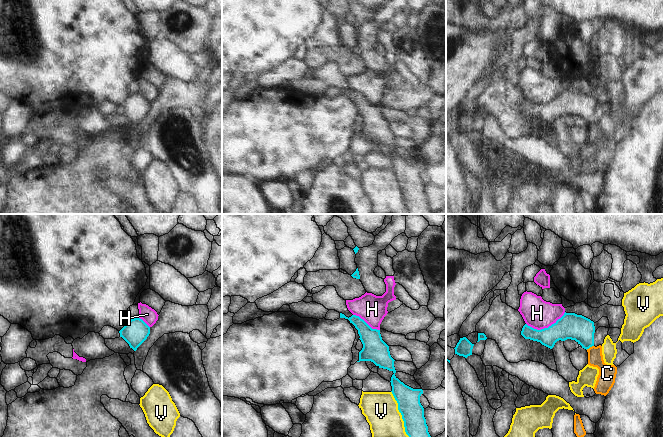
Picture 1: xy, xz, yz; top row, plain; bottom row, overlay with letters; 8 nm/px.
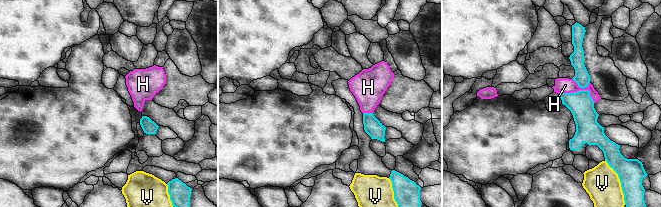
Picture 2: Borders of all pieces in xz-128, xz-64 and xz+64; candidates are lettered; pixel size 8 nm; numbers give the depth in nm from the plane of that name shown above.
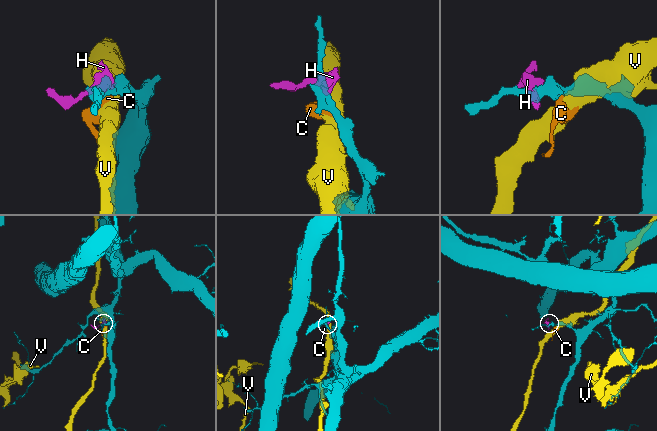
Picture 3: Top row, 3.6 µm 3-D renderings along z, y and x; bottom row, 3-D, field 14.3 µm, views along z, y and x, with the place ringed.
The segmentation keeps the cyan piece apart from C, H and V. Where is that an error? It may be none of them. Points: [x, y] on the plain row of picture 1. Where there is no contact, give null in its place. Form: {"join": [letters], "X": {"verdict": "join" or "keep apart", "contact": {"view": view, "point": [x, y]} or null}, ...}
{"join": [], "C": {"verdict": "keep apart", "contact": {"view": "yz", "point": [589, 123]}}, "H": {"verdict": "keep apart", "contact": {"view": "yz", "point": [545, 104]}}, "V": {"verdict": "keep apart", "contact": {"view": "xz", "point": [401, 190]}}}

